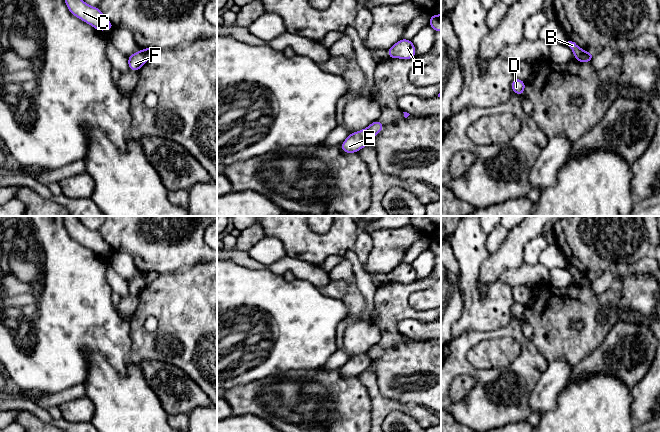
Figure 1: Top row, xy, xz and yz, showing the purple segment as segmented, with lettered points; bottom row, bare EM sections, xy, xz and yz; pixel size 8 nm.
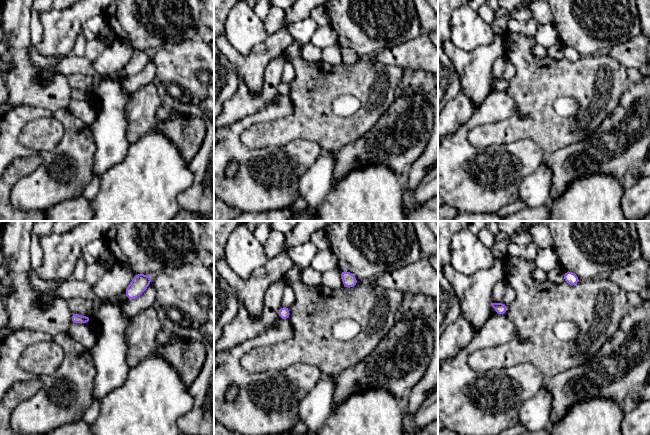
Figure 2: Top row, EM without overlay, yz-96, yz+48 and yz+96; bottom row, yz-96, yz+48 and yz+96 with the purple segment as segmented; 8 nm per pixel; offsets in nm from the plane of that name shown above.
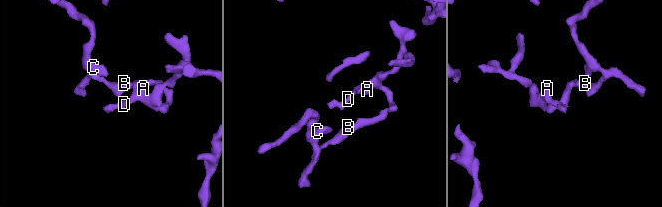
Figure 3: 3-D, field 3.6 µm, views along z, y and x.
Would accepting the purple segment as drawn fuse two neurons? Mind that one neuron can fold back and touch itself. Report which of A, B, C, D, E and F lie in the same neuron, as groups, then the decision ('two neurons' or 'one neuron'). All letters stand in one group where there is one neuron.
A B D / C E F; two neurons

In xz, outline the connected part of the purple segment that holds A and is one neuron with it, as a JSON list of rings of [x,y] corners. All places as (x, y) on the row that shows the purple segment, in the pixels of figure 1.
[[[400,39],[396,44],[387,50],[390,59],[401,58],[409,60],[416,56],[416,48],[411,40]]]

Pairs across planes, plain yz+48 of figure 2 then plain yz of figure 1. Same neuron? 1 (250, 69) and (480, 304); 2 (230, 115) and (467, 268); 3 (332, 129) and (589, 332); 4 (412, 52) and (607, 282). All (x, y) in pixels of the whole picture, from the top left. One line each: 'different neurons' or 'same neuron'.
1: different neurons
2: same neuron
3: same neuron
4: same neuron

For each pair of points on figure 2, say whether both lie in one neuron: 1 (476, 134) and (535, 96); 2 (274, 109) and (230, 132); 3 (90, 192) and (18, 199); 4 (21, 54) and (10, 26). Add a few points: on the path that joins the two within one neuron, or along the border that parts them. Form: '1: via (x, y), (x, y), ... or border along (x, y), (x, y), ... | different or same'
1: via (496, 134), (527, 124), (535, 116) | same
2: via (263, 115), (248, 120), (241, 125) | same
3: border along (93, 177), (81, 194) | different
4: via (18, 47), (17, 33) | same

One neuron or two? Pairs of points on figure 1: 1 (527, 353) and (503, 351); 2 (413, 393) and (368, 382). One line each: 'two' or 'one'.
1: two
2: two

